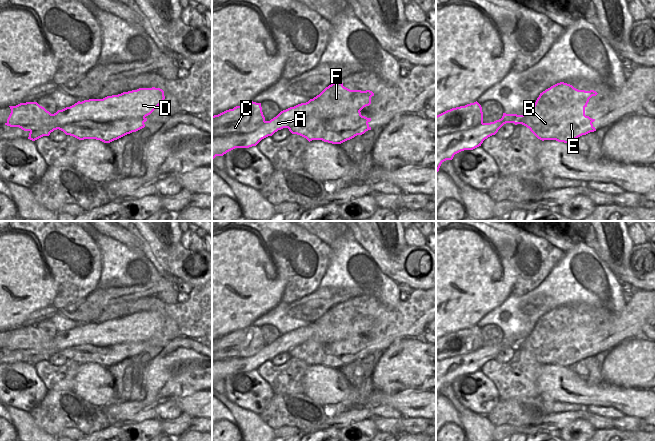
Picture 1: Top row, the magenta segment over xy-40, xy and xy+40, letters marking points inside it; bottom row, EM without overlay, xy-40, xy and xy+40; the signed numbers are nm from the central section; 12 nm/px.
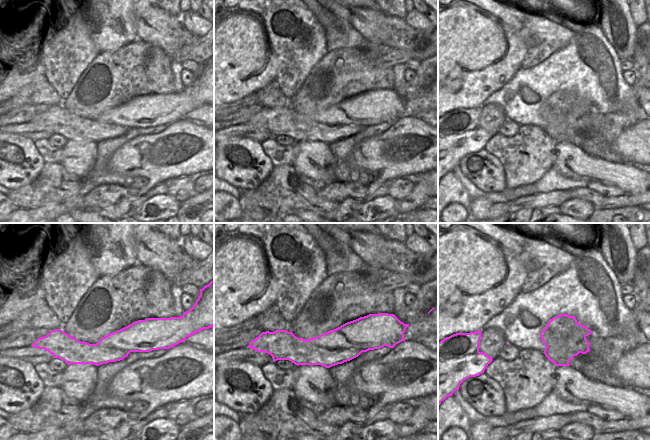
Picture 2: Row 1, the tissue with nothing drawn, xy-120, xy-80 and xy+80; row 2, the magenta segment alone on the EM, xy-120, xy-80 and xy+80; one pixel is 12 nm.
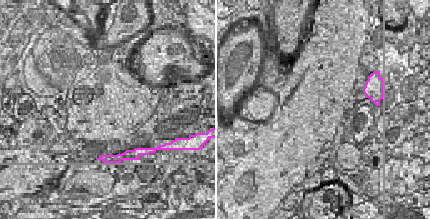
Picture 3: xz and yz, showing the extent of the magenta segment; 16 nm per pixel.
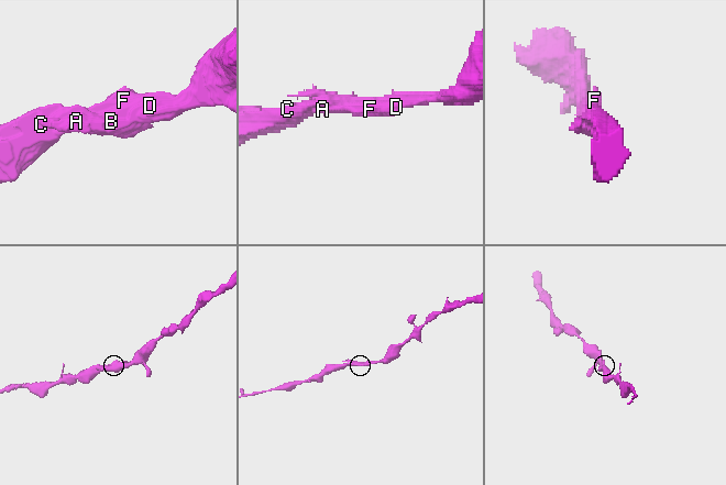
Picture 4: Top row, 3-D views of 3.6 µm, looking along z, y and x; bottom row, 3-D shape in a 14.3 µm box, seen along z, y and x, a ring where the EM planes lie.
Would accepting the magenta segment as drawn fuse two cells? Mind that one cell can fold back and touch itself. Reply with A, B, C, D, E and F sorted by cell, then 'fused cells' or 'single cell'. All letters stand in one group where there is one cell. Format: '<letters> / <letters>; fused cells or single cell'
A B C D E F; single cell

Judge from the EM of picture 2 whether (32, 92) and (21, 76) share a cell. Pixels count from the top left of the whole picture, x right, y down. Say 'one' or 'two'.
two

